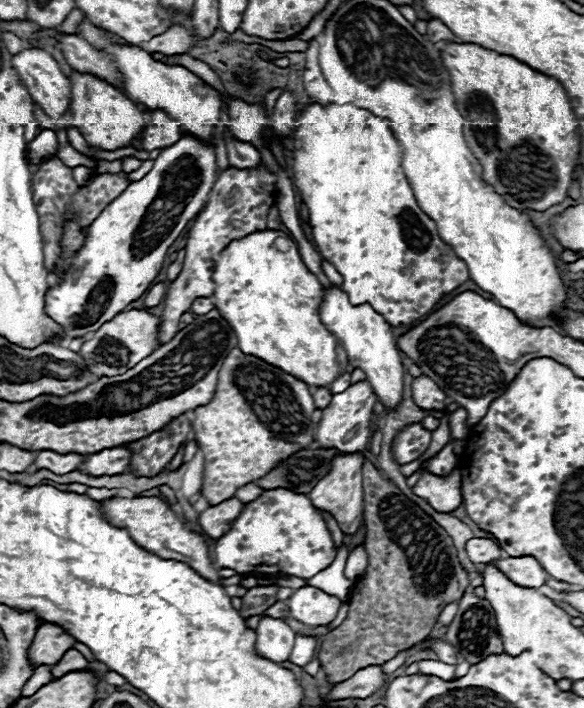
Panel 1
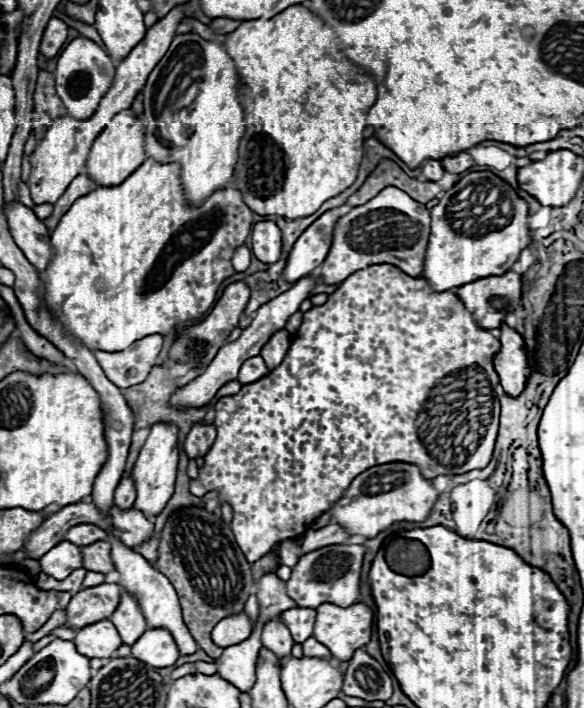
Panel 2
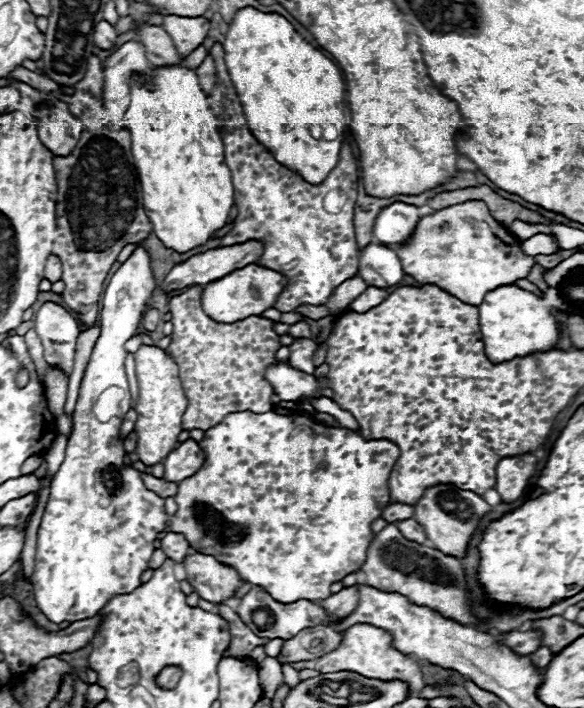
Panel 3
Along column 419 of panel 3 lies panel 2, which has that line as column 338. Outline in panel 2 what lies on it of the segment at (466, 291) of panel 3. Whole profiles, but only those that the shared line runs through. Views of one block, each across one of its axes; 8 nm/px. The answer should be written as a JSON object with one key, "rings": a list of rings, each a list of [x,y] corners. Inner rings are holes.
{"rings":[[[388,186],[370,202],[356,206],[336,222],[332,248],[322,262],[320,278],[326,284],[336,284],[348,278],[354,270],[372,264],[394,264],[408,276],[418,278],[424,270],[424,256],[430,236],[430,212],[424,204],[412,200],[406,192]]]}

